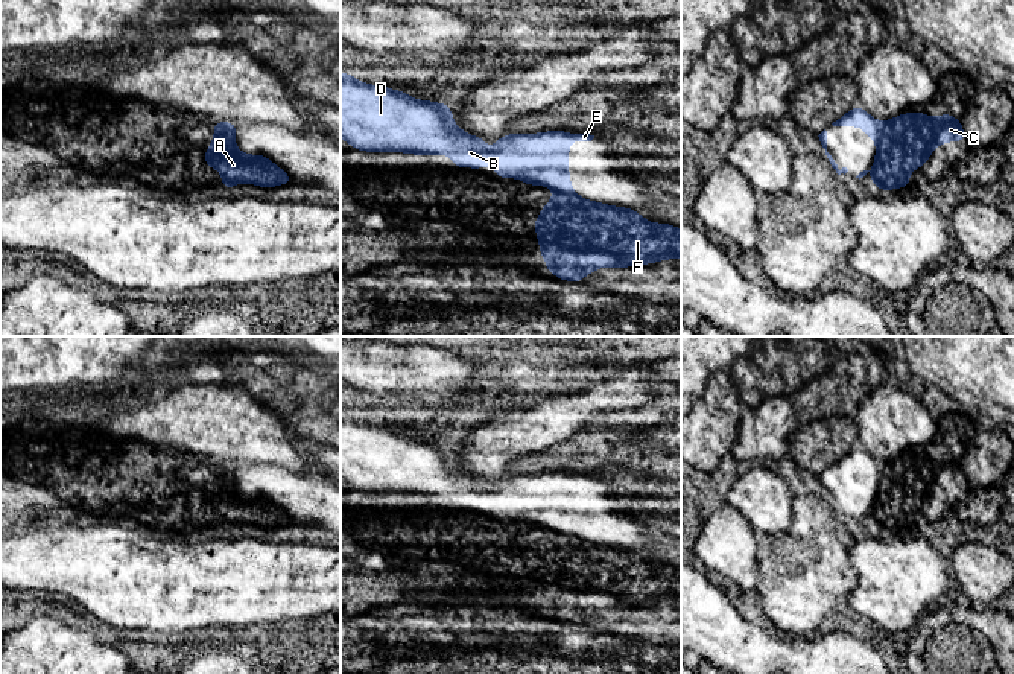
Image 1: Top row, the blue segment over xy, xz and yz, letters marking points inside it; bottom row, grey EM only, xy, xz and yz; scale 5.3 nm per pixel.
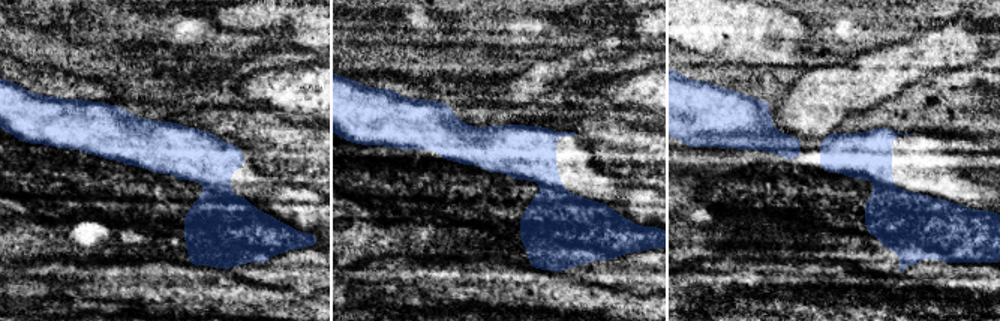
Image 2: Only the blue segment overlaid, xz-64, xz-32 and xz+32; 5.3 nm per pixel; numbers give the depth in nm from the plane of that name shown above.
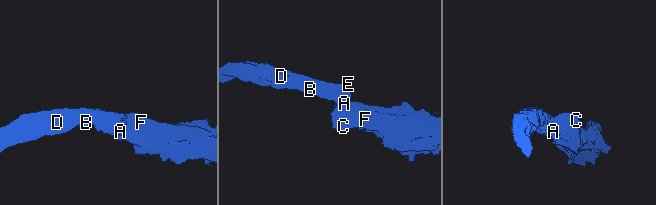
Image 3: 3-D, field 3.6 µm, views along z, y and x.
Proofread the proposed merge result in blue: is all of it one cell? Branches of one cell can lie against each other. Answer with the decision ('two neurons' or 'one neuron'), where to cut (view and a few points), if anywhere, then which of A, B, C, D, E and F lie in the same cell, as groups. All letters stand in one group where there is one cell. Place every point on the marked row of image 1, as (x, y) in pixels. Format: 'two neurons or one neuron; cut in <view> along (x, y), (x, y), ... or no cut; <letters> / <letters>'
two neurons; cut in xz along (555, 190), (575, 195); A C F / B D E

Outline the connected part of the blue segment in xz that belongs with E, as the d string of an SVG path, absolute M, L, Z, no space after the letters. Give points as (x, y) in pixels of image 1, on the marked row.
M341 73L341 138L368 152L406 152L417 155L448 154L456 167L494 167L499 178L520 178L524 184L549 186L555 192L575 193L569 178L569 143L591 141L594 135L550 131L508 134L486 149L485 138L470 135L455 125L450 105L417 100L407 93L368 85L350 73Z

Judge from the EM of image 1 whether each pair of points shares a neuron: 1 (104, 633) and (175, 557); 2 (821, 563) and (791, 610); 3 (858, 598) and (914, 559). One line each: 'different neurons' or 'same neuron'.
1: different neurons
2: same neuron
3: same neuron

